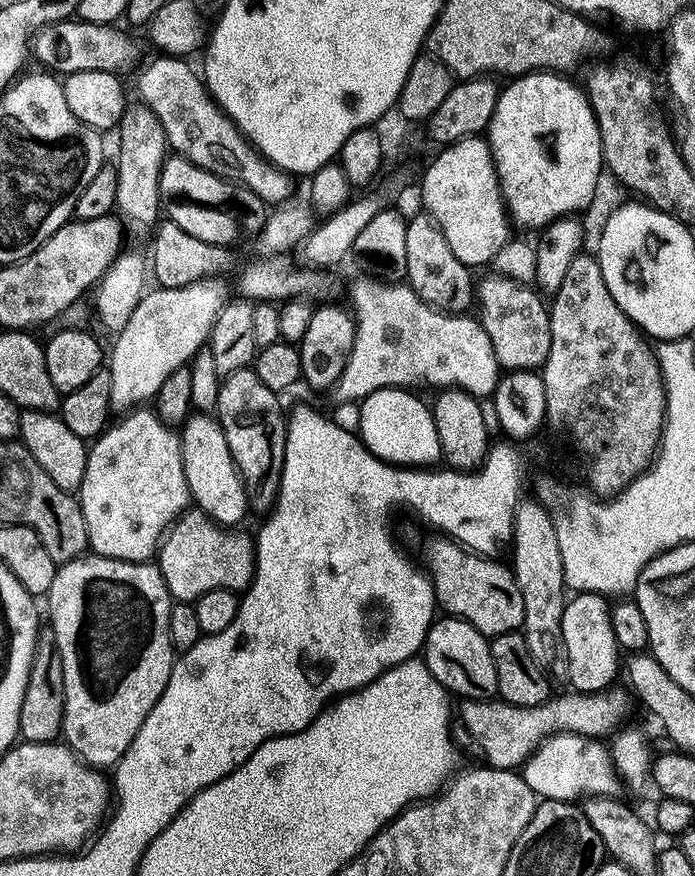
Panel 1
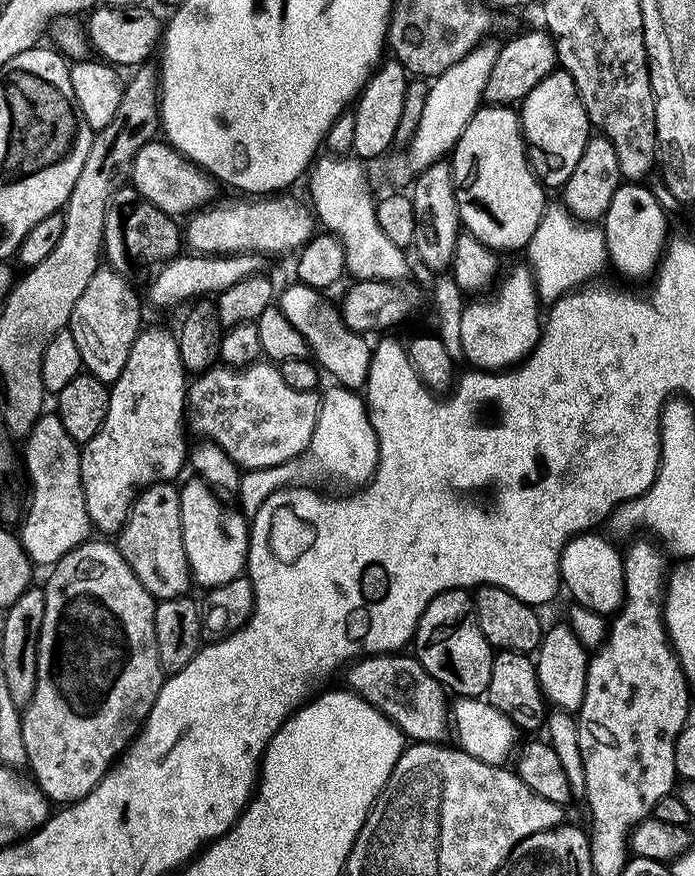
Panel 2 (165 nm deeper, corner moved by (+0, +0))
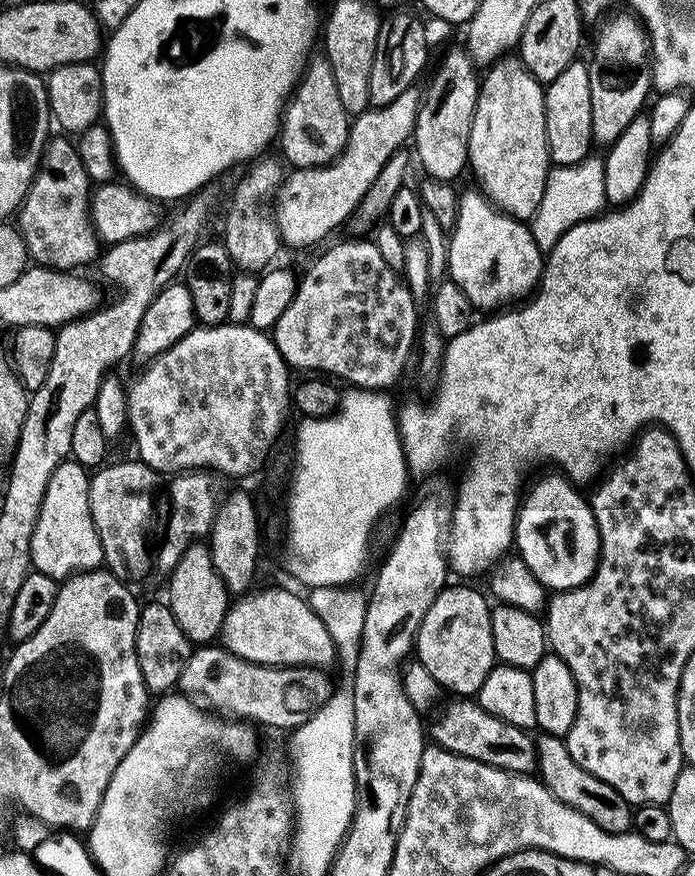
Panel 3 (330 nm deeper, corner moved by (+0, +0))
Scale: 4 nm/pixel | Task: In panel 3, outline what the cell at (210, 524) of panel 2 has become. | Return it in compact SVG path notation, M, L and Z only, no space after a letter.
M197 542L189 546L186 554L182 554L178 566L172 568L167 580L166 603L172 609L174 618L178 618L182 634L186 634L186 638L196 646L204 646L215 641L219 637L220 628L228 612L230 593L214 566L212 552L207 543Z

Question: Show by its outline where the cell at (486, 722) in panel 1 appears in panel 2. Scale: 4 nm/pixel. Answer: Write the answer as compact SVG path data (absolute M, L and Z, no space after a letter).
M412 654L362 656L347 665L343 673L347 691L368 700L387 716L409 741L438 744L450 736L450 696Z

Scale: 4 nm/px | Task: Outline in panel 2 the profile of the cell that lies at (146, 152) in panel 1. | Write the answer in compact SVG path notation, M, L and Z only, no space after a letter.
M100 266L71 311L68 330L74 334L83 369L104 384L116 381L129 358L130 346L141 331L140 302L119 271Z

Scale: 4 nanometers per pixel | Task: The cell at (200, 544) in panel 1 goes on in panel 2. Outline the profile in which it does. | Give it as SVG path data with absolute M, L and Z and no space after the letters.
M172 482L149 484L132 503L132 509L124 525L115 537L122 558L134 570L138 582L146 586L148 593L157 601L183 596L190 588L190 573L186 562L186 550L182 546L180 529L180 501L178 488Z

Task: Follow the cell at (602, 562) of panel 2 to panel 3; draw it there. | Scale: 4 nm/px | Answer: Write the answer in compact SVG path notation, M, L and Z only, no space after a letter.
M555 475L534 481L532 489L523 493L516 514L514 548L534 578L538 578L545 589L558 593L580 588L596 573L600 535L591 503L576 493L579 491L567 476Z

